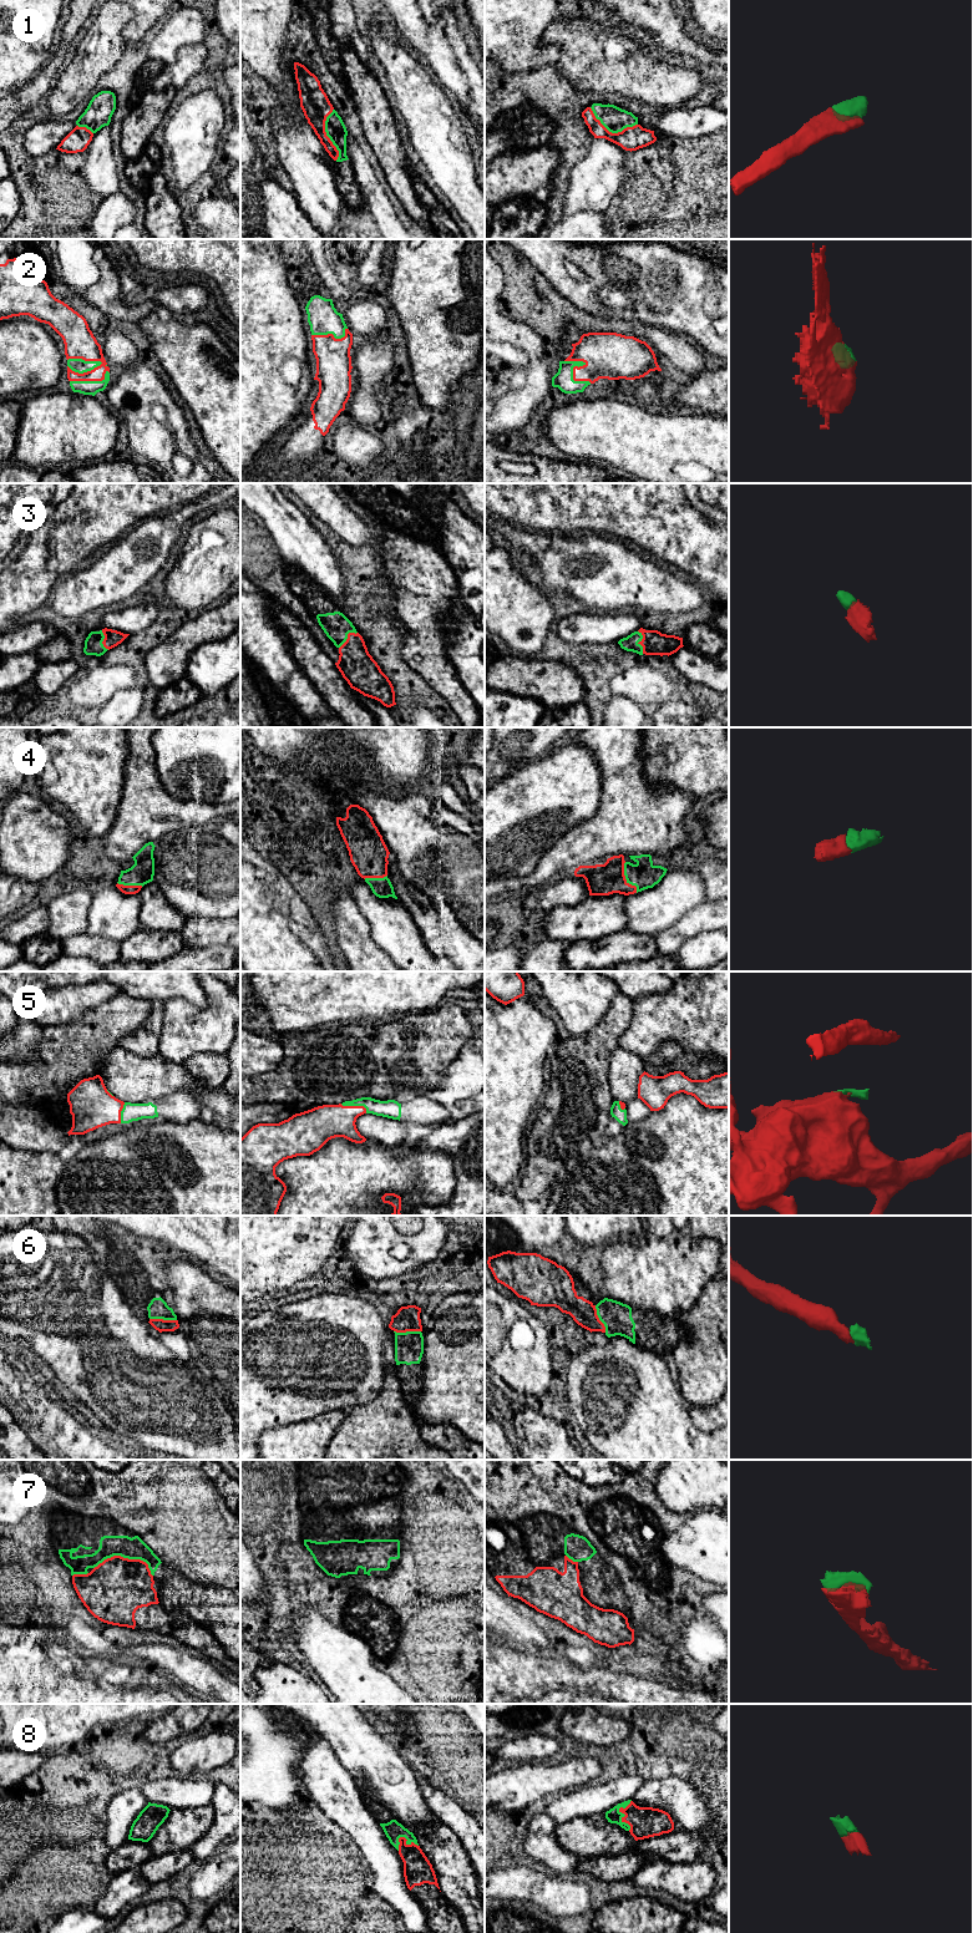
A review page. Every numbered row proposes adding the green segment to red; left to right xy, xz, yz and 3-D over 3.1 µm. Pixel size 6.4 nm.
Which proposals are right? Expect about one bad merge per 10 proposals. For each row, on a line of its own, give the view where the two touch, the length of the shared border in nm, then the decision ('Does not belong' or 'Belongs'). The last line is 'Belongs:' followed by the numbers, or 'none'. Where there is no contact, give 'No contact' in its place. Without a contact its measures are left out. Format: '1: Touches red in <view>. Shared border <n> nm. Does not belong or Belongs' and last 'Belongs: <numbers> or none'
1: Touches red in yz. Shared border 340 nm. Belongs
2: Touches red in xy. Shared border 240 nm. Belongs
3: Touches red in yz. Shared border 160 nm. Belongs
4: Touches red in yz. Shared border 220 nm. Belongs
5: Touches red in xz. Shared border 190 nm. Belongs
6: Touches red in xy. Shared border 180 nm. Belongs
7: Touches red in xy. Shared border 380 nm. Does not belong
8: Touches red in yz. Shared border 200 nm. Belongs
Belongs: 1, 2, 3, 4, 5, 6, 8

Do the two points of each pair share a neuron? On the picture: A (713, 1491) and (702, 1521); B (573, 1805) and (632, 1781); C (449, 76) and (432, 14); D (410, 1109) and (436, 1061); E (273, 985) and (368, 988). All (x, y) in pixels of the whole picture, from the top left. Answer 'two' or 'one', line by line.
A: two
B: one
C: two
D: two
E: one

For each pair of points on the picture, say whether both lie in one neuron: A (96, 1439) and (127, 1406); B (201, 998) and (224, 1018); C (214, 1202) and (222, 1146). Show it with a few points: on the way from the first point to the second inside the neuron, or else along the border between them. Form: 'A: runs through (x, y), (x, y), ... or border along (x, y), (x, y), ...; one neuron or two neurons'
A: border along (92, 1413), (106, 1426), (133, 1439); two neurons
B: border along (177, 997), (198, 1006), (207, 1005); two neurons
C: runs through (222, 1188), (222, 1160); one neuron

